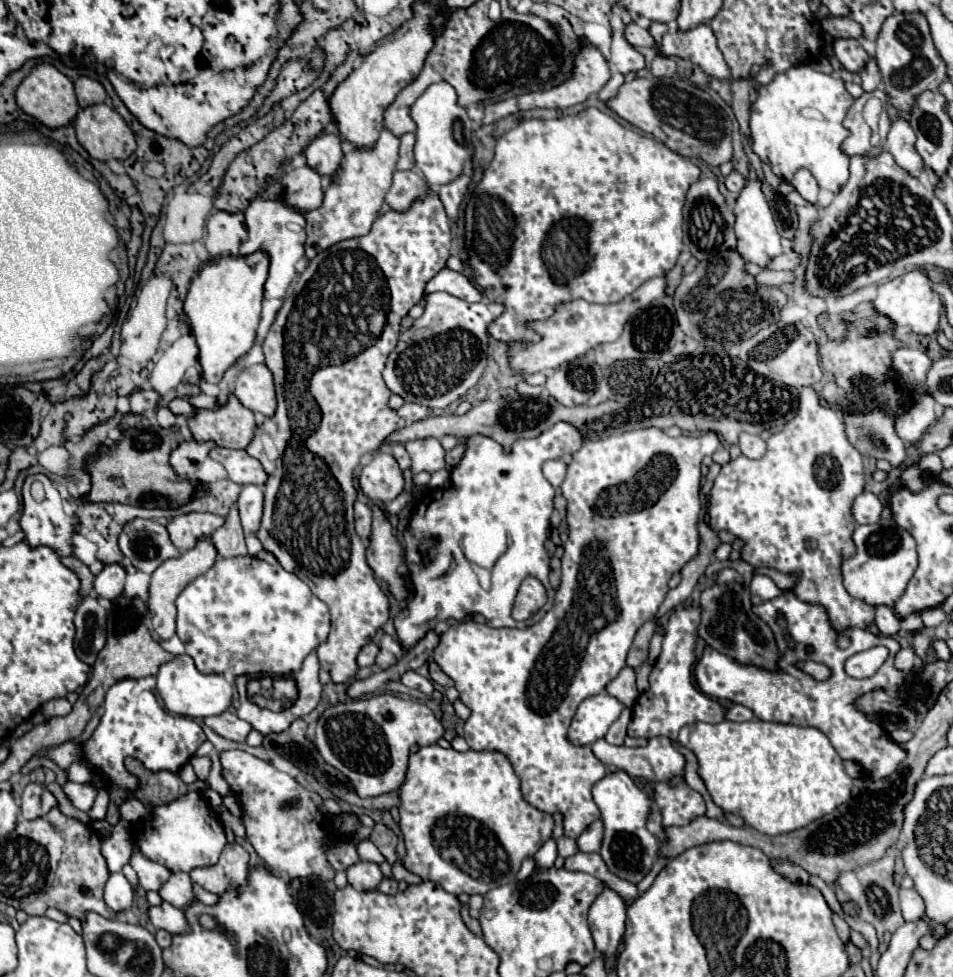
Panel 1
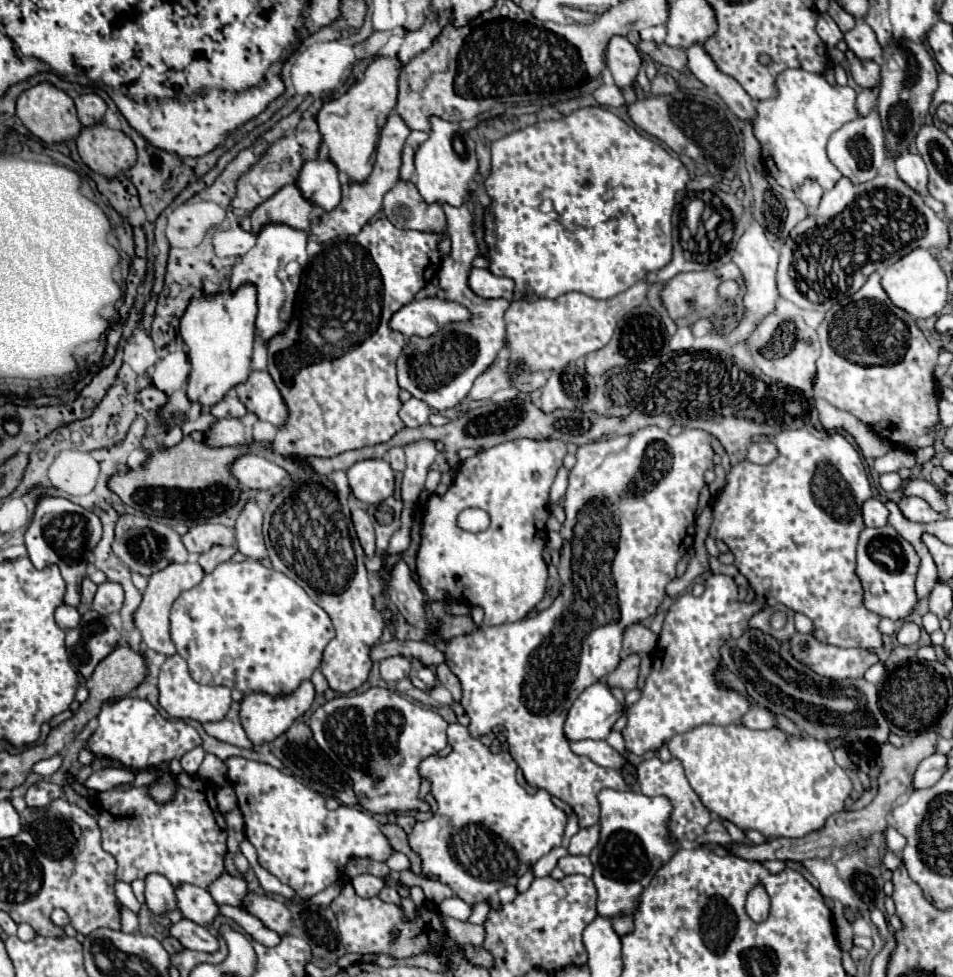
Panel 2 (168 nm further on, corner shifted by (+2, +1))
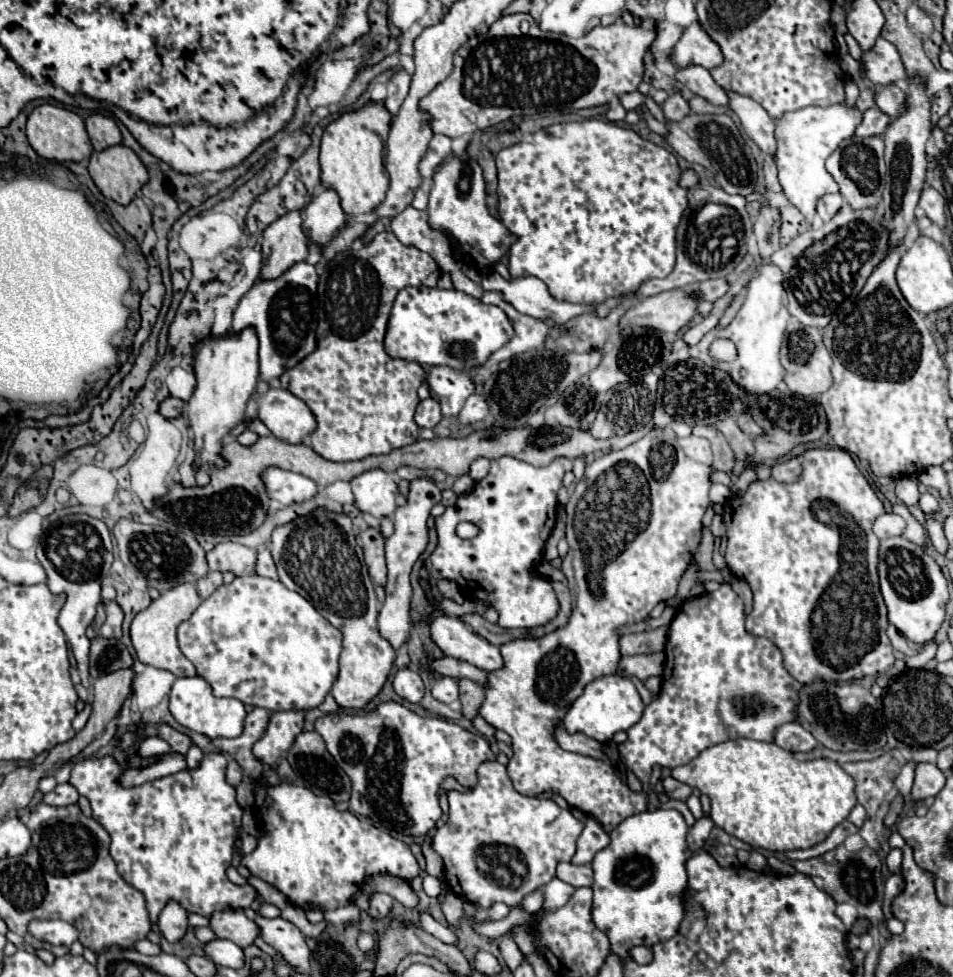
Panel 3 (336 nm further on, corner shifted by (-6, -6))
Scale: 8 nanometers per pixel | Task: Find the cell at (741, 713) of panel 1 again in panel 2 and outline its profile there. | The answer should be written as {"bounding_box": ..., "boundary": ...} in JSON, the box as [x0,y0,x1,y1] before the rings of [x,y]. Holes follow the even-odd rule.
{"bounding_box":[742,708,774,730],"boundary":[[[752,708],[742,716],[742,724],[746,728],[754,728],[754,730],[766,730],[766,728],[774,728],[774,718],[768,710],[760,710],[760,708]]]}

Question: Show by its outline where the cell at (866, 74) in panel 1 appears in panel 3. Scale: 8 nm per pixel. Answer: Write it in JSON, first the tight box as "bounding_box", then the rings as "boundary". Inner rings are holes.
{"bounding_box":[856,107,890,137],"boundary":[[[878,107],[868,109],[864,113],[862,123],[856,129],[856,137],[880,137],[884,135],[888,123],[890,123],[890,117],[886,117]]]}

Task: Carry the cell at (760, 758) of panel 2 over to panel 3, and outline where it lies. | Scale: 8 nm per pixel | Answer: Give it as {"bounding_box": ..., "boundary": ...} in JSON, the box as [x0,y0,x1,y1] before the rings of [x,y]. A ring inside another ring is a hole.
{"bounding_box":[670,739,856,851],"boundary":[[[736,739],[714,745],[702,751],[690,765],[672,769],[670,775],[708,795],[712,801],[710,819],[716,827],[724,829],[728,835],[738,837],[754,849],[766,851],[794,851],[794,849],[810,849],[822,843],[830,831],[840,825],[852,807],[856,805],[854,795],[854,779],[834,761],[830,759],[814,759],[814,761],[798,761],[790,751],[778,747],[776,743],[752,741],[752,739]]]}

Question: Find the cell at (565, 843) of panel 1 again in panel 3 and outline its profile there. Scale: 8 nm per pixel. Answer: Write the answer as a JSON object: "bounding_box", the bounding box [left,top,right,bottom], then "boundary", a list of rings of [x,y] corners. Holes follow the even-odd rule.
{"bounding_box":[522,891,542,915],"boundary":[[[540,891],[530,893],[530,895],[524,897],[524,901],[522,901],[522,909],[524,909],[526,913],[530,913],[530,915],[536,915],[536,913],[540,911],[540,907],[542,907],[542,893],[540,893]]]}

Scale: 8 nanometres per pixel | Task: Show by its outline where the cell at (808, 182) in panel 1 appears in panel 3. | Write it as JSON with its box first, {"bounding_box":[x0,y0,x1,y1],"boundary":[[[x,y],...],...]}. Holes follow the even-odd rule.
{"bounding_box":[818,195,844,223],"boundary":[[[826,195],[818,201],[818,215],[822,217],[824,223],[828,223],[844,205],[842,195]]]}

